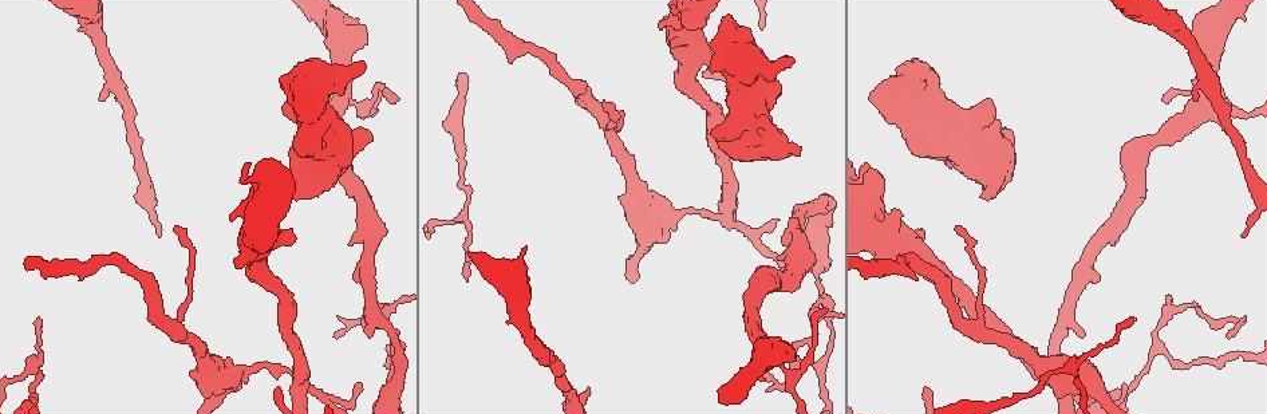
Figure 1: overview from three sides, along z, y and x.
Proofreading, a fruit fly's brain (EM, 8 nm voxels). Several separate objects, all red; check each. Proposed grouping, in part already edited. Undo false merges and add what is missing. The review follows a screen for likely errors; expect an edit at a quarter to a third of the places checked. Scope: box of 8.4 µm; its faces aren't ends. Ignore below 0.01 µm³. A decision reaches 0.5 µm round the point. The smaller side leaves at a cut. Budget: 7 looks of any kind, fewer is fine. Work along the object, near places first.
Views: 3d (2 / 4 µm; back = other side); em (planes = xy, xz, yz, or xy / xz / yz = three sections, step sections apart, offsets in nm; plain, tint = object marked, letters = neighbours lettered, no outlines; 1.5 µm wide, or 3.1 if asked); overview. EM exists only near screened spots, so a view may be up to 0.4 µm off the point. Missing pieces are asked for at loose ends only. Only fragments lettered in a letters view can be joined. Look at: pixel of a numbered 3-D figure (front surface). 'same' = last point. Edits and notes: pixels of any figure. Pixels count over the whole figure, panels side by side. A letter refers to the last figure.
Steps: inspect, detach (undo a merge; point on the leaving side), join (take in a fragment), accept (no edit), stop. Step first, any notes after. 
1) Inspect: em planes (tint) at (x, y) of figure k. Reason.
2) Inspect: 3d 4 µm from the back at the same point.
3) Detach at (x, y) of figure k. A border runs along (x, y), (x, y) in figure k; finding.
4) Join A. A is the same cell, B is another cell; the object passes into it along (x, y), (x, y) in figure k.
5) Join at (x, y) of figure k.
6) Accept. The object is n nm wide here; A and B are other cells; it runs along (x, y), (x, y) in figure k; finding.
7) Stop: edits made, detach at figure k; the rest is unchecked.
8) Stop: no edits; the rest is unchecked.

Inspect: 3d 4 µm at (762, 379) of figure 1. An open end.

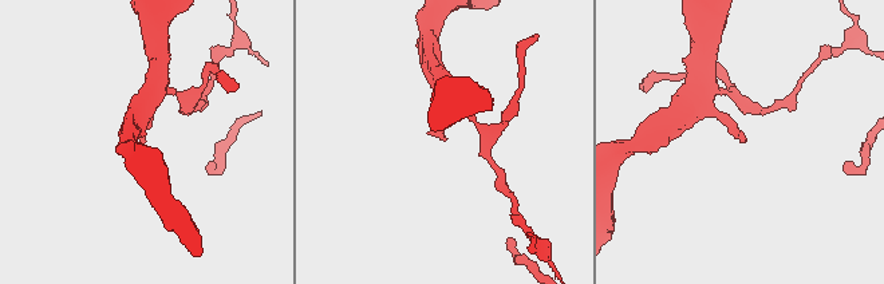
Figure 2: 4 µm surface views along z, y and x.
Inspect: em planes (letters) at (744, 142) of figure 2.

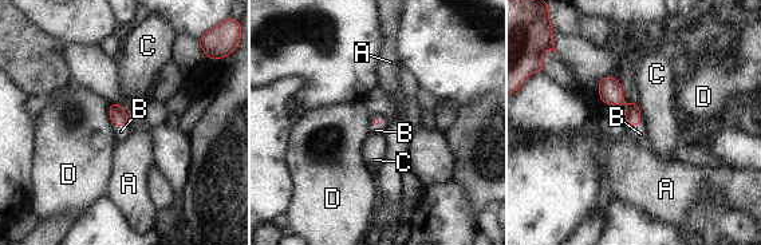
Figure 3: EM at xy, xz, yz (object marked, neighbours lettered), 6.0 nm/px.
Join at (641, 134) of figure 3. The longest contact is with B, 110 nm; B is the same cell, A, C and D are other cells; the object passes into it along (611, 93), (635, 125), (641, 134) in figure 3; the neuron continues.

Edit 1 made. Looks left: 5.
Inspect: em yz step 8 (letters) at (799, 154) of figure 1. Free end.

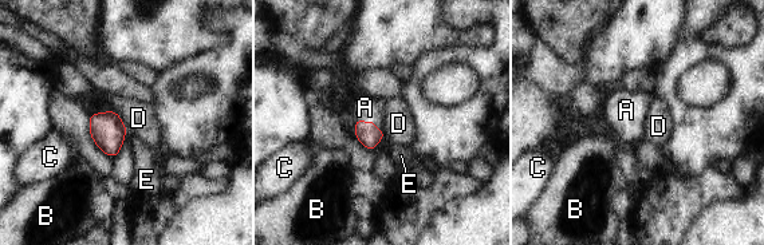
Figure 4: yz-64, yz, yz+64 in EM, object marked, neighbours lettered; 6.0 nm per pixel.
Join at (365, 107) of figure 4. A is the same cell, B, C, D and E are other cells; the object passes into it along (367, 134), (371, 121), (365, 107) in figure 4; it goes on there.

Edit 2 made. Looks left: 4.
Inspect: em planes (letters) at (294, 243) of figure 1. Stops while still wide.

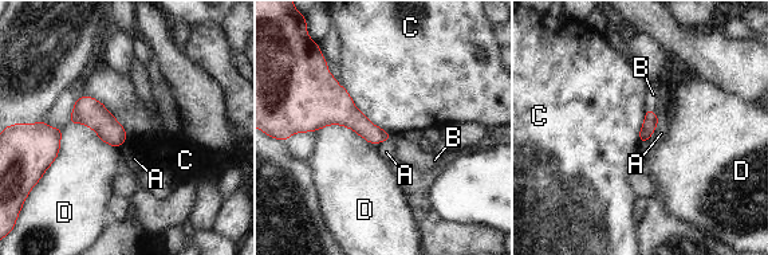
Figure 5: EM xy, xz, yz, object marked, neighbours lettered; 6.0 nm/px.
Join at (653, 94) of figure 5. B is the same cell, A, C and D are other cells; the object passes into it along (650, 122), (652, 112), (653, 94) in figure 5; it goes on there.

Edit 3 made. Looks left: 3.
Stop: edits made, join at figure 3, join at figure 4, join at figure 5; the rest is unchecked.

